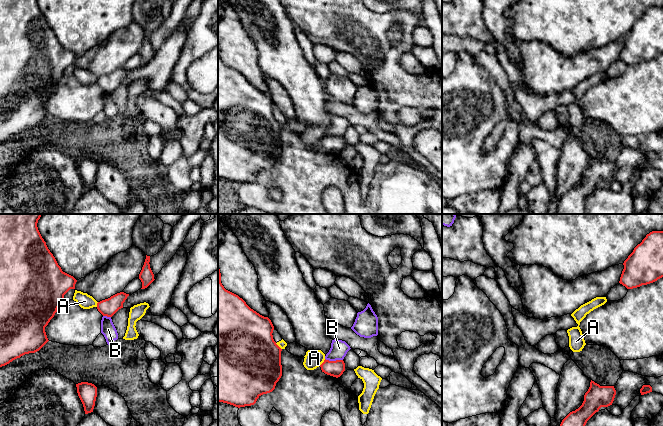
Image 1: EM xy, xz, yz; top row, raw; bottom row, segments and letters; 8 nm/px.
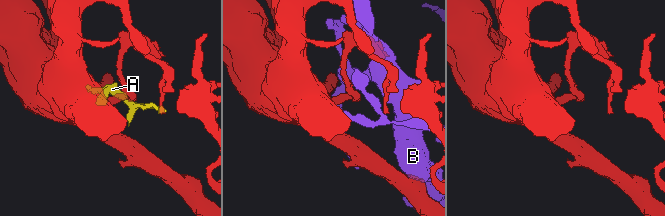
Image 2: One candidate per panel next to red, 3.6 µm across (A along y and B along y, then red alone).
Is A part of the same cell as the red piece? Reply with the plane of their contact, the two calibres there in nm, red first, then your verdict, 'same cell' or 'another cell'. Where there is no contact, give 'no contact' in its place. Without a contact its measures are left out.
xz | 130/140 nm | another cell

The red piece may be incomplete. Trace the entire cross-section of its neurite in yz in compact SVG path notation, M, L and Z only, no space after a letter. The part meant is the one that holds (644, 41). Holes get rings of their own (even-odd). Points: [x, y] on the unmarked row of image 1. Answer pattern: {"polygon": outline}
{"polygon": "M652 7L623 39L619 59L627 65L647 61L663 53L663 7Z"}

